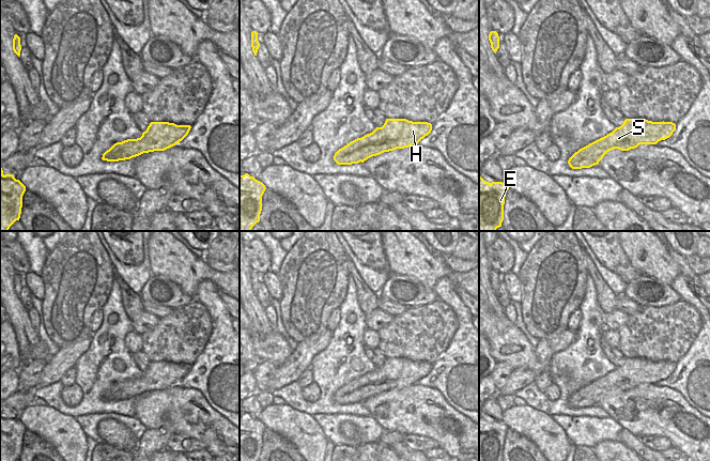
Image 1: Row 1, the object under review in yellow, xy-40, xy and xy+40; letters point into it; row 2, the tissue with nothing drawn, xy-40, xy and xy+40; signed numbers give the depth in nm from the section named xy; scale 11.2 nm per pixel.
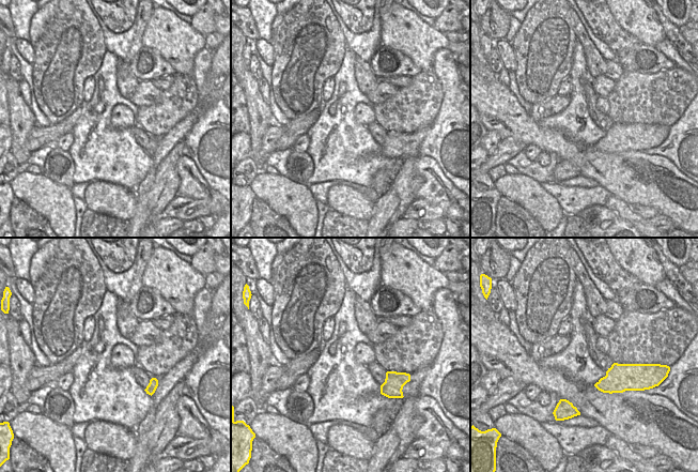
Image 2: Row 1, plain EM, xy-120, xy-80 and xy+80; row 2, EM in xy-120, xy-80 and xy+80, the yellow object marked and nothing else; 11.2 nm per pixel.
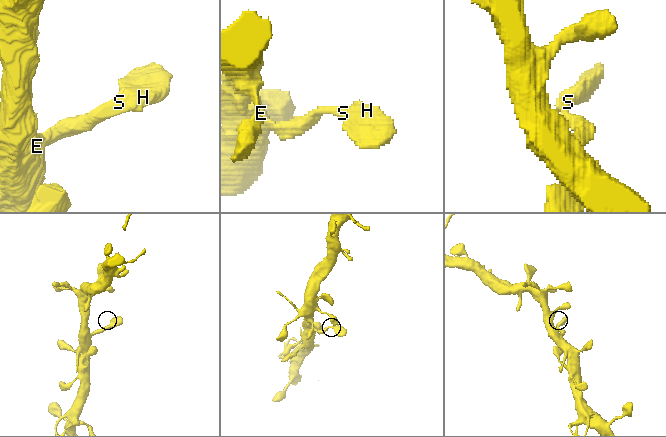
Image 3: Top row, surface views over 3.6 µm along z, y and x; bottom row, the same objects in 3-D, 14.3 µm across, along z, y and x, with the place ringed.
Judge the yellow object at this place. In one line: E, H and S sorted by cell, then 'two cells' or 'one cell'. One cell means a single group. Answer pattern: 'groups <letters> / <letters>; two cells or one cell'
groups E H S; one cell

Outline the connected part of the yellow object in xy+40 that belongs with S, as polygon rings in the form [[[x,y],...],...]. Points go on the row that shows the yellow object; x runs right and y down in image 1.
[[[626,119],[623,124],[616,127],[612,133],[575,152],[569,158],[568,164],[572,169],[590,168],[598,165],[603,156],[614,149],[629,151],[637,148],[639,144],[657,144],[659,141],[669,138],[675,130],[676,124],[673,122],[652,122],[646,119]]]

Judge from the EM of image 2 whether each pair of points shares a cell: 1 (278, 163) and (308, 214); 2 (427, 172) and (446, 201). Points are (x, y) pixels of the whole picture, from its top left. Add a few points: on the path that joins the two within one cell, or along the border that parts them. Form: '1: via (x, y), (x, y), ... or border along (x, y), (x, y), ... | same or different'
1: border along (278, 173), (288, 178) | different
2: via (434, 180), (435, 185), (444, 194) | same

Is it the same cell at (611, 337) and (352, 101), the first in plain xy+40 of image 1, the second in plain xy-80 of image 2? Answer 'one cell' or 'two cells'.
two cells

